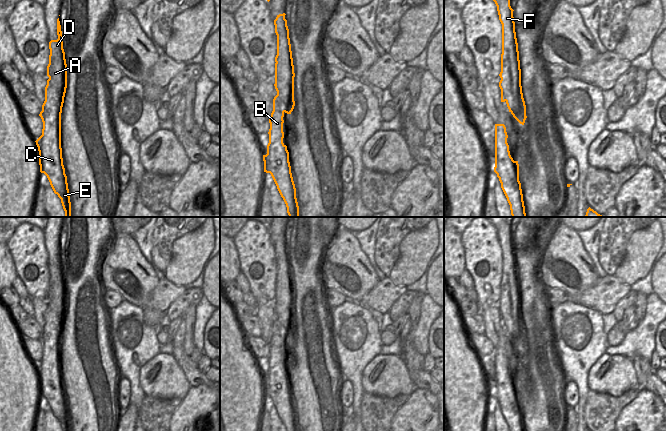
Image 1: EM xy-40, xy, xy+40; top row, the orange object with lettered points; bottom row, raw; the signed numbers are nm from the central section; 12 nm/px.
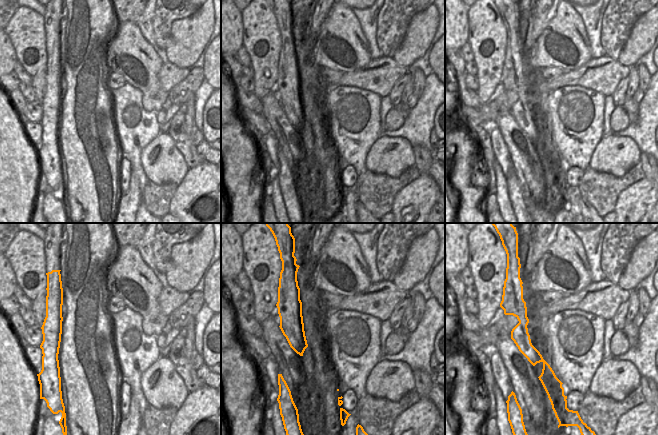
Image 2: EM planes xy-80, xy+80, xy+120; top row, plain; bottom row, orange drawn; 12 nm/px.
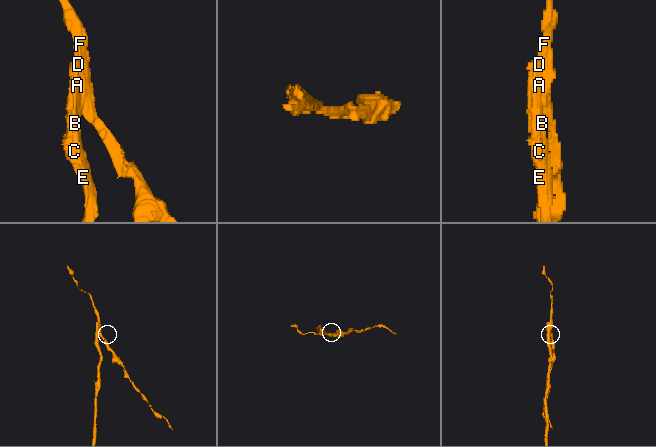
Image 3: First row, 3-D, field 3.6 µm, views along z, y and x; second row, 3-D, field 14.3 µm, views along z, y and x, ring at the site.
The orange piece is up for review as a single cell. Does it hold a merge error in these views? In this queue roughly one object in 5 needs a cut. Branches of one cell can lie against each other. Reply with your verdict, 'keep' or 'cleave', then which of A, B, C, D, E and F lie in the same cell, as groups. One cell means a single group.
cleave; A B C E / D F

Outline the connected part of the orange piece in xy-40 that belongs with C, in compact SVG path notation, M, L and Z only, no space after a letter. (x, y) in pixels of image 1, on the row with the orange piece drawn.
M61 54L47 66L47 85L45 87L45 101L39 116L43 122L42 135L35 141L39 151L40 172L44 173L55 194L61 199L65 217L71 217L71 202L67 183L67 176L63 165L61 148L61 113L63 105L59 101L59 89L61 87Z

